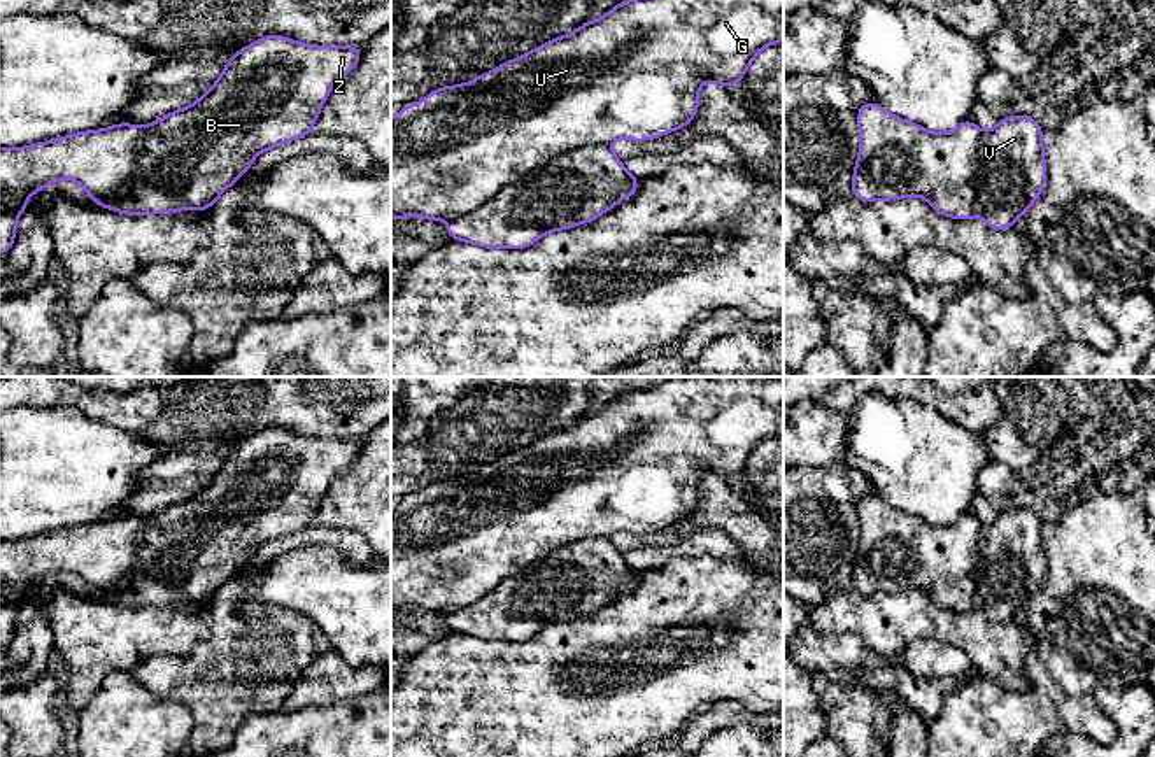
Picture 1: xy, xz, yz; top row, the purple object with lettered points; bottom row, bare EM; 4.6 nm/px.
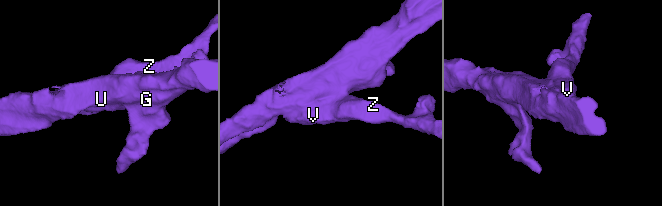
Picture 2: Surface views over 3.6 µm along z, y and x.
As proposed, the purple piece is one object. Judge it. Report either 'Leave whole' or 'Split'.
Split

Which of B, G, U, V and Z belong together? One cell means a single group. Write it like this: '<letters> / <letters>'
B V Z / G U

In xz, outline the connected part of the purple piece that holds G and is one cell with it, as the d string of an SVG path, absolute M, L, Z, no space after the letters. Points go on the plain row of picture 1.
M671 377L664 384L650 389L636 389L620 394L610 405L596 414L587 414L573 426L552 431L535 443L510 452L498 461L482 466L475 473L436 480L419 496L401 499L391 512L391 612L405 612L417 606L419 612L443 612L450 613L478 603L489 596L503 578L514 577L526 566L547 557L559 547L582 538L610 538L617 531L634 534L652 533L673 522L687 519L699 501L698 484L708 475L715 473L729 482L738 477L750 454L766 440L783 433L783 377Z

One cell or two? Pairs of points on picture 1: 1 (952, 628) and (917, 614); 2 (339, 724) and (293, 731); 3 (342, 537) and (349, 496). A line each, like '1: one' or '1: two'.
1: one
2: one
3: two

